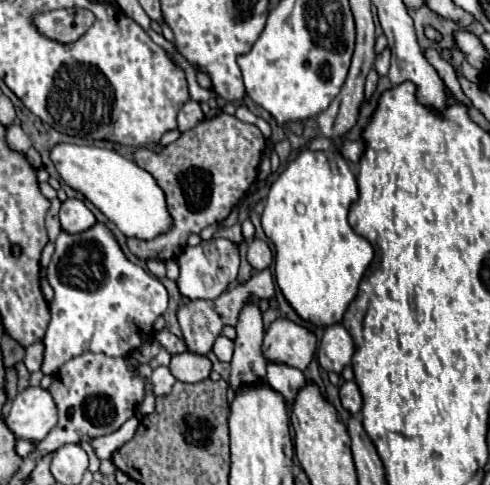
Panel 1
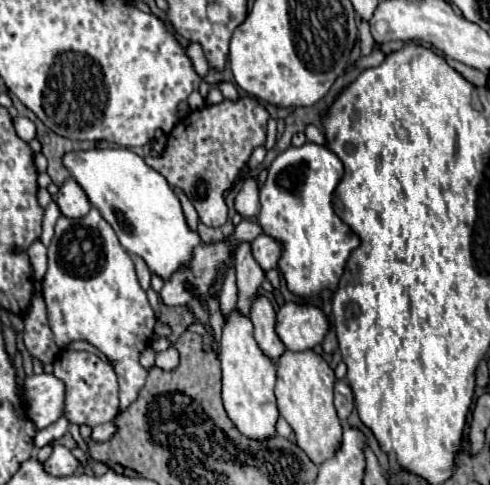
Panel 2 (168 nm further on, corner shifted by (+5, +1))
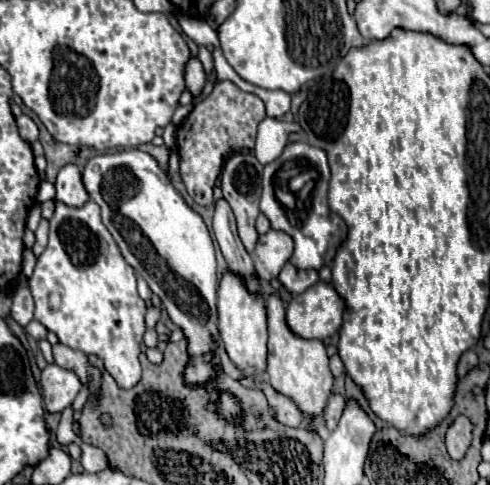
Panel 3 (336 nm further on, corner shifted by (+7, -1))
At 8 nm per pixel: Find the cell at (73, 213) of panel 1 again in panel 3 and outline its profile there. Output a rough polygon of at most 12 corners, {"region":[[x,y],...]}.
{"region":[[67,164],[57,174],[57,200],[83,206],[89,194],[81,170]]}

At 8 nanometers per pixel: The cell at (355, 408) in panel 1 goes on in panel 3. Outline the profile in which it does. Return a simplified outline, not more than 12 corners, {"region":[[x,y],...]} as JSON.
{"region":[[339,394],[329,398],[323,420],[329,432],[337,422],[345,408],[345,398]]}

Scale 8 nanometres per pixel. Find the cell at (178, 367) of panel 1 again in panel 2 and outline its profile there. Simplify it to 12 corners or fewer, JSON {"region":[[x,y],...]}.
{"region":[[177,348],[159,352],[155,366],[175,370],[179,366]]}

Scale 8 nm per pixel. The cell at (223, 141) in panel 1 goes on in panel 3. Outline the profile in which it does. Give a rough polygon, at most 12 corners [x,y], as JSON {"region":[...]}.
{"region":[[217,82],[177,130],[189,196],[213,204],[225,158],[255,146],[265,104]]}

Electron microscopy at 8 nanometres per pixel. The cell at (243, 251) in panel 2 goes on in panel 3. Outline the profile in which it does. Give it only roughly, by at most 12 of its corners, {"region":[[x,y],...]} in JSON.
{"region":[[233,152],[221,170],[223,198],[247,252],[255,250],[263,166]]}

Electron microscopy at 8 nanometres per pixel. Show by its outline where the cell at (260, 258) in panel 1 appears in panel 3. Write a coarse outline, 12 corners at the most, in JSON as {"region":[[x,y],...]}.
{"region":[[281,230],[261,234],[255,272],[273,280],[293,256],[293,238]]}

